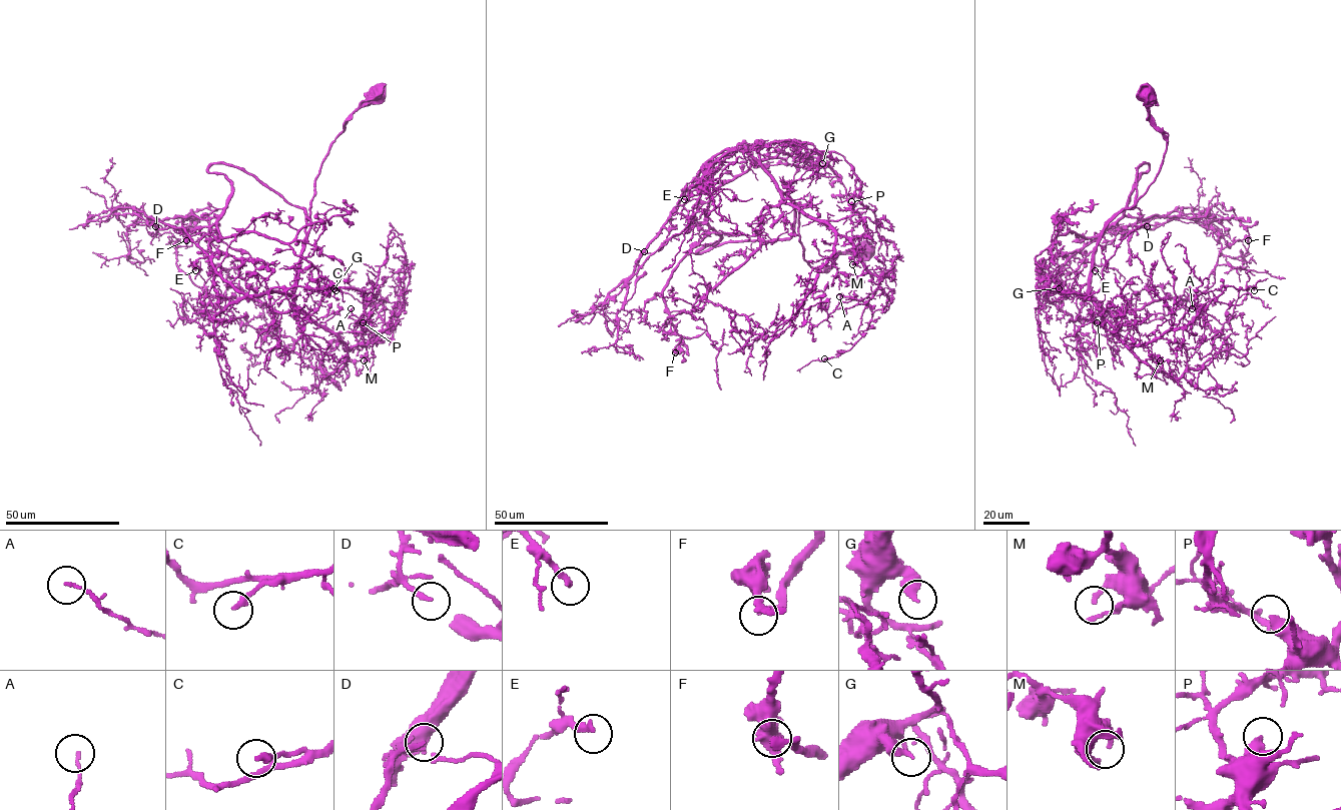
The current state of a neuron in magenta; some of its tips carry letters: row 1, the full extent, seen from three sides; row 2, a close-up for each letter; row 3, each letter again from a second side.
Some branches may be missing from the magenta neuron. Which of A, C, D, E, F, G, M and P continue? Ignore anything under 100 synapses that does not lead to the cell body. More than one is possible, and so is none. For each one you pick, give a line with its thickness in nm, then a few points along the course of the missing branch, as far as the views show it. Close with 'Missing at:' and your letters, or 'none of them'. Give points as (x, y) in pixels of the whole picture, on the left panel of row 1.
Missing at: none of them

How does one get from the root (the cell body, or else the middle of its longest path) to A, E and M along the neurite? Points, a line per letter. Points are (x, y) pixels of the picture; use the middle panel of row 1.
A: (865, 249), (812, 267), (799, 210), (782, 194), (843, 235), (877, 277), (866, 303), (837, 309), (839, 296)
E: (865, 249), (839, 252), (823, 271), (812, 267), (799, 210), (743, 151), (711, 158), (684, 199)
M: (865, 249), (839, 252), (823, 271), (812, 267), (799, 210), (782, 194), (843, 235), (852, 264)

